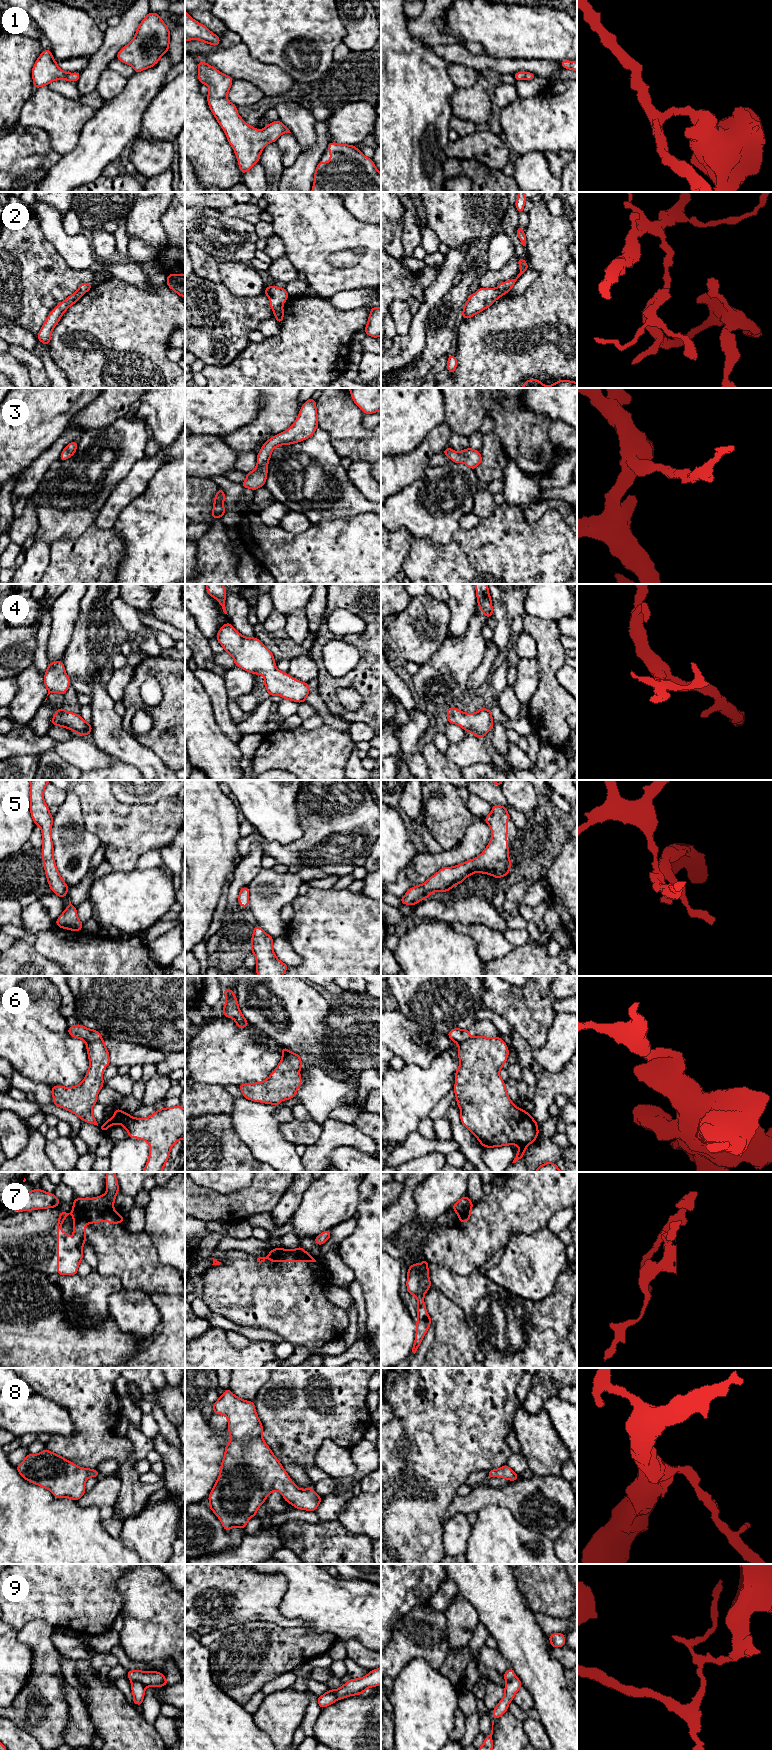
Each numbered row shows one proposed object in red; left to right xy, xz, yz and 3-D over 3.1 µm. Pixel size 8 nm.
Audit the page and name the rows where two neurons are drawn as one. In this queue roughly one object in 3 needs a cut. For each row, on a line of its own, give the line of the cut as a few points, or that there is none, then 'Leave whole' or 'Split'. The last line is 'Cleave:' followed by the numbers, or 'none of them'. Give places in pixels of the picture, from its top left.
1: No split. Leave whole
2: Split along xz (281, 305), (274, 312). Split
3: No split. Leave whole
4: No split. Leave whole
5: No split. Leave whole
6: Split along xy (102, 1039), (86, 1043). Split
7: Split along xy (73, 1203), (92, 1209), (113, 1210). Split
8: No split. Leave whole
9: Split along xy (131, 1680), (136, 1680), (146, 1686). Split
Cleave: 2, 6, 7, 9

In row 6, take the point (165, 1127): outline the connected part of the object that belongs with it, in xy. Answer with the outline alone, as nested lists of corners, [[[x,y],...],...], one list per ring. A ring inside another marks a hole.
[[[103,1039],[86,1043],[86,1049],[90,1064],[84,1080],[73,1087],[52,1086],[53,1104],[98,1126],[92,1108],[104,1085],[103,1072],[110,1065],[109,1052]],[[181,1105],[158,1109],[146,1118],[134,1118],[118,1107],[114,1116],[98,1127],[104,1133],[114,1124],[122,1125],[129,1138],[138,1138],[149,1144],[149,1158],[142,1172],[162,1172],[173,1145],[185,1139],[185,1110]]]

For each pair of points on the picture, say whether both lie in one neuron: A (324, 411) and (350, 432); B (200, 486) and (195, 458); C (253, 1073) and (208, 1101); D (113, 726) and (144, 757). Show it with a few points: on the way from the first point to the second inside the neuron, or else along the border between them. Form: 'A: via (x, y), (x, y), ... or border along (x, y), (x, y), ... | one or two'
A: via (330, 412), (344, 426) | one
B: border along (195, 476), (207, 478) | two
C: border along (197, 1083), (217, 1084), (220, 1086) | two
D: via (118, 735), (135, 752) | one

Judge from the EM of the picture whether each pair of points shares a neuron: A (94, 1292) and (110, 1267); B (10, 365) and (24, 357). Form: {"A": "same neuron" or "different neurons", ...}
{"A": "different neurons", "B": "different neurons"}

